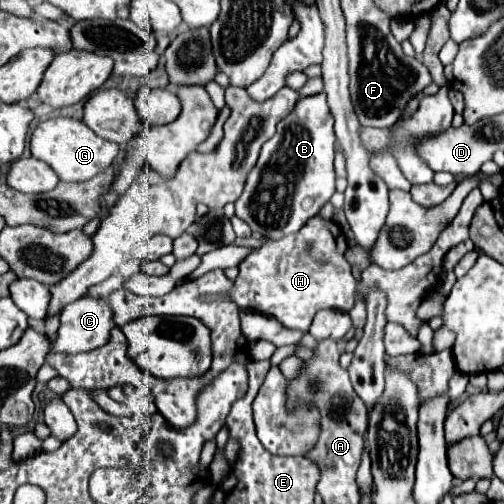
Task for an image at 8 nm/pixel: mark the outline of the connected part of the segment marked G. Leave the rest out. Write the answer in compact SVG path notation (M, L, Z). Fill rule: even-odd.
M49 118L43 120L29 140L31 156L49 164L61 182L85 182L107 170L119 154L119 144L97 136L89 126L75 118Z

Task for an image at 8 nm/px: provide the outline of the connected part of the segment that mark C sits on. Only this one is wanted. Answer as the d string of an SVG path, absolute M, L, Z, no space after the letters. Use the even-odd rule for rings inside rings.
M81 296L67 304L61 312L59 336L53 344L55 352L87 352L107 342L111 328L115 326L111 306L105 298Z

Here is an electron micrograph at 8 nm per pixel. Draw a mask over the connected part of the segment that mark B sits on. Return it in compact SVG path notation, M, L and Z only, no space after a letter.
M321 92L315 96L301 98L291 110L291 114L287 114L277 124L275 136L263 146L257 166L247 176L243 194L235 202L235 216L247 222L253 232L259 232L261 236L267 236L273 240L279 240L287 234L295 234L299 228L307 224L309 218L319 214L319 210L329 202L329 198L335 192L333 146L335 146L335 134L333 134L331 110L327 106L327 96Z

